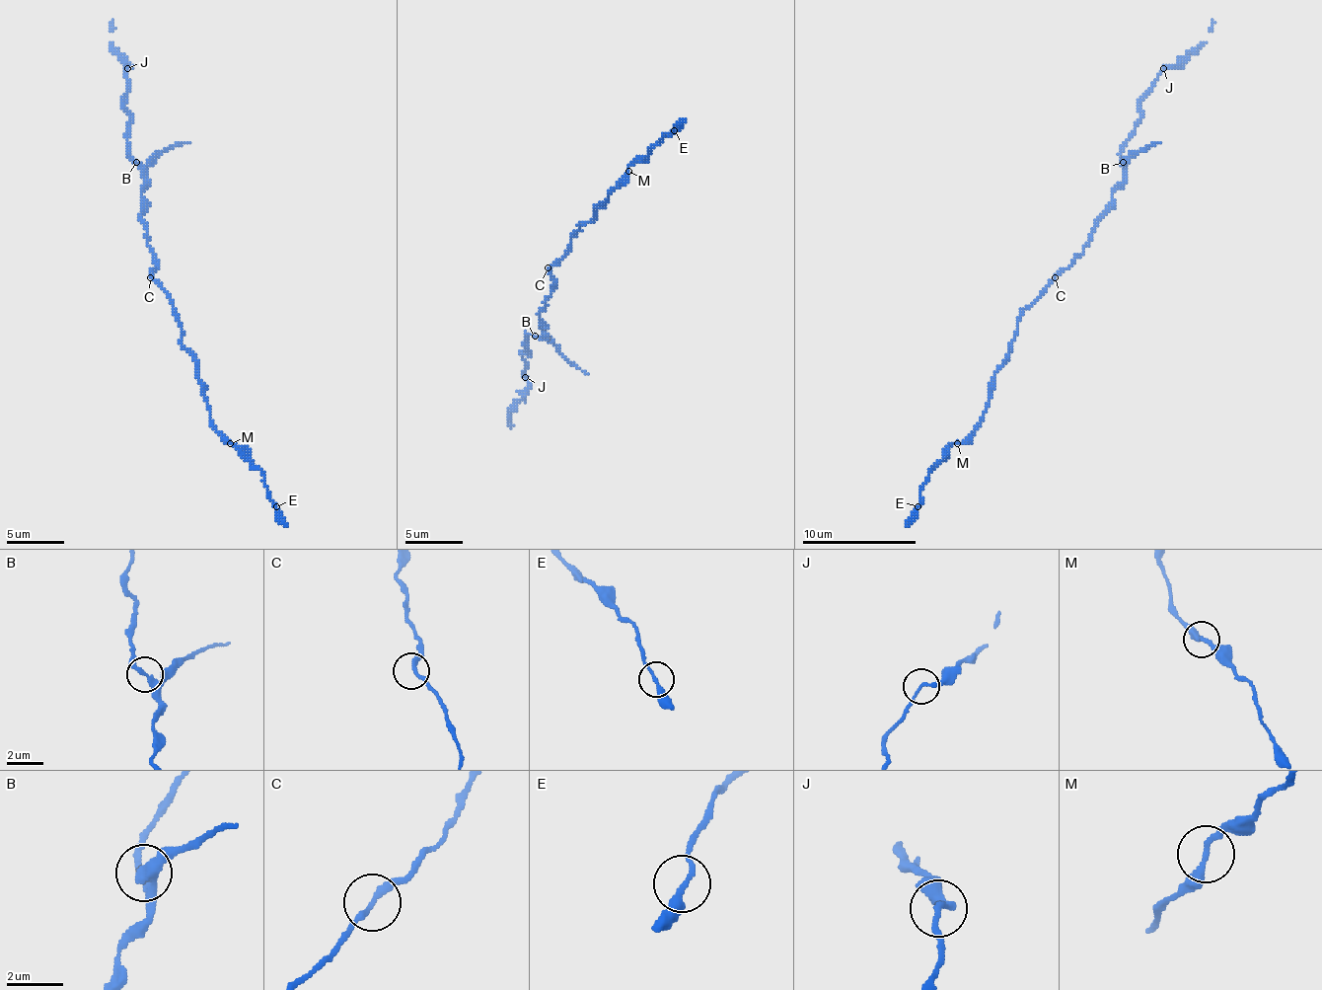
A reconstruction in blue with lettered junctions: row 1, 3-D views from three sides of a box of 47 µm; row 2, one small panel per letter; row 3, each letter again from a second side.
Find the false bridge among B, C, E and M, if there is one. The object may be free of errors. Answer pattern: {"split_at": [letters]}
{"split_at": []}

